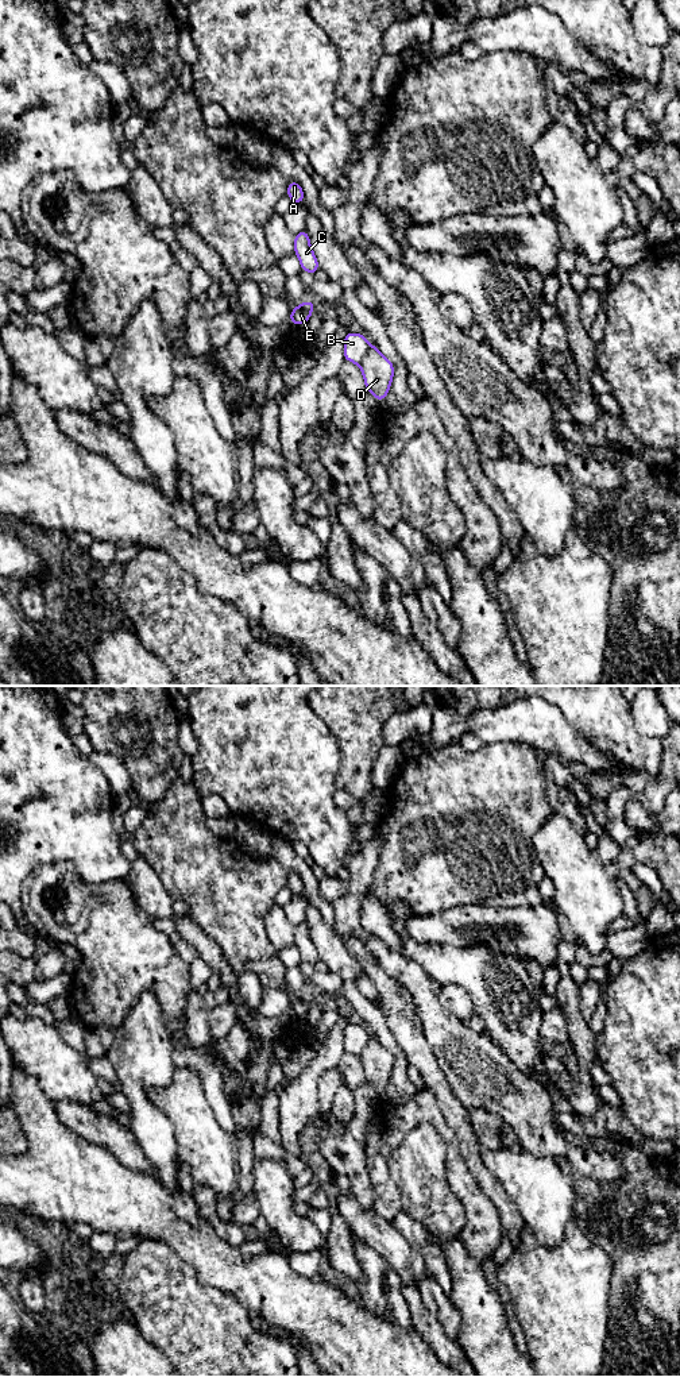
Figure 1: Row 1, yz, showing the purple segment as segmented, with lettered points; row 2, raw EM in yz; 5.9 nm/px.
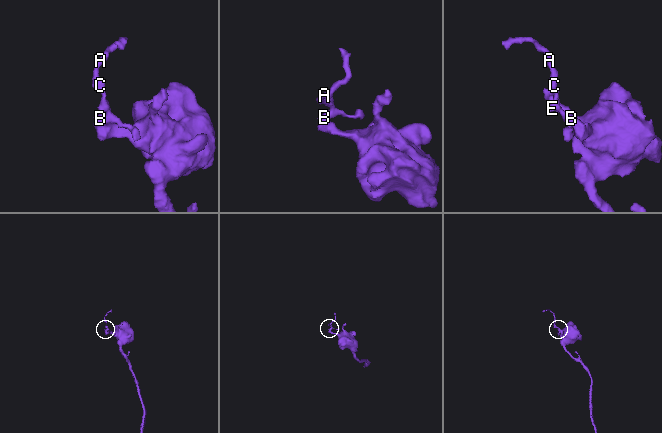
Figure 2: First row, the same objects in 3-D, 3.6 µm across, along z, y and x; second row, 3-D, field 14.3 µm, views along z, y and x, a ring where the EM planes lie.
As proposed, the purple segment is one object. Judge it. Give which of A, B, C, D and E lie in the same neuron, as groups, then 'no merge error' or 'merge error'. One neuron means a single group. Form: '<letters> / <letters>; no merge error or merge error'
A B C E / D; merge error

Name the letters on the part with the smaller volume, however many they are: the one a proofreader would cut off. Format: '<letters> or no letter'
A, B, C, E

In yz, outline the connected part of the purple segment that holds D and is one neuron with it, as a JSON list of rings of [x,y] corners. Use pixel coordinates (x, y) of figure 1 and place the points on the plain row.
[[[372,1035],[359,1057],[363,1064],[366,1081],[382,1094],[390,1083],[394,1066],[393,1053]]]

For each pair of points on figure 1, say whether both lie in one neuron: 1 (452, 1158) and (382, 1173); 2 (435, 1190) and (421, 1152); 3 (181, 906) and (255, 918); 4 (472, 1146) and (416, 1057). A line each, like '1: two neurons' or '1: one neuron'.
1: one neuron
2: one neuron
3: two neurons
4: one neuron

